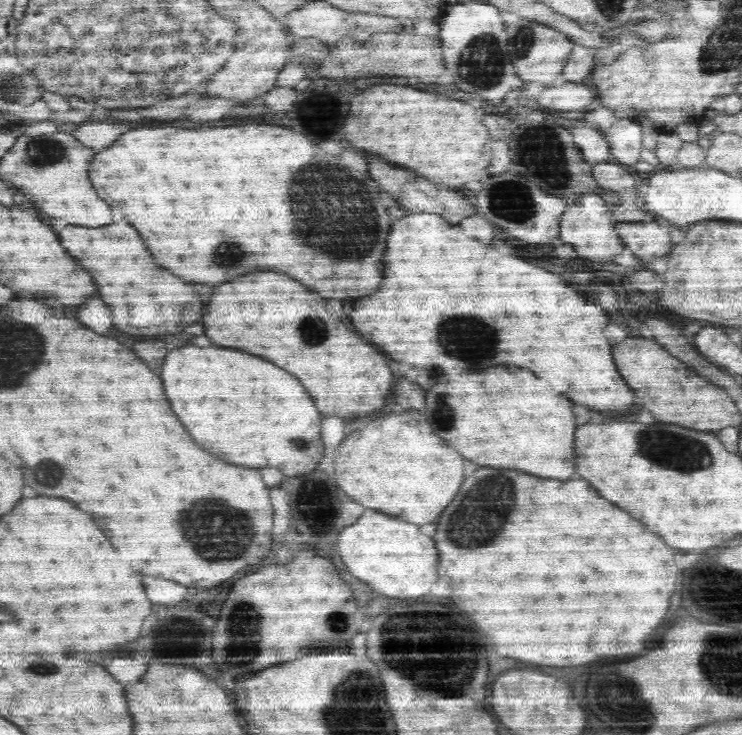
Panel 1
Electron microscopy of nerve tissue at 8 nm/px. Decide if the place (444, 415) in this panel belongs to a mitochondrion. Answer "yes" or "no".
yes

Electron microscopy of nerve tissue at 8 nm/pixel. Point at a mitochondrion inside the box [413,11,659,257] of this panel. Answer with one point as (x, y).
(482, 64)

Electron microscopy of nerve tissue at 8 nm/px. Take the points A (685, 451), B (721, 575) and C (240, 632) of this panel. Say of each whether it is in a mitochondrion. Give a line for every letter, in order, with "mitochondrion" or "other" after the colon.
A: mitochondrion
B: mitochondrion
C: mitochondrion

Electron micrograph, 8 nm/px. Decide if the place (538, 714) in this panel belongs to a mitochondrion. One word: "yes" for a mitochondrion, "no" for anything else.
no

